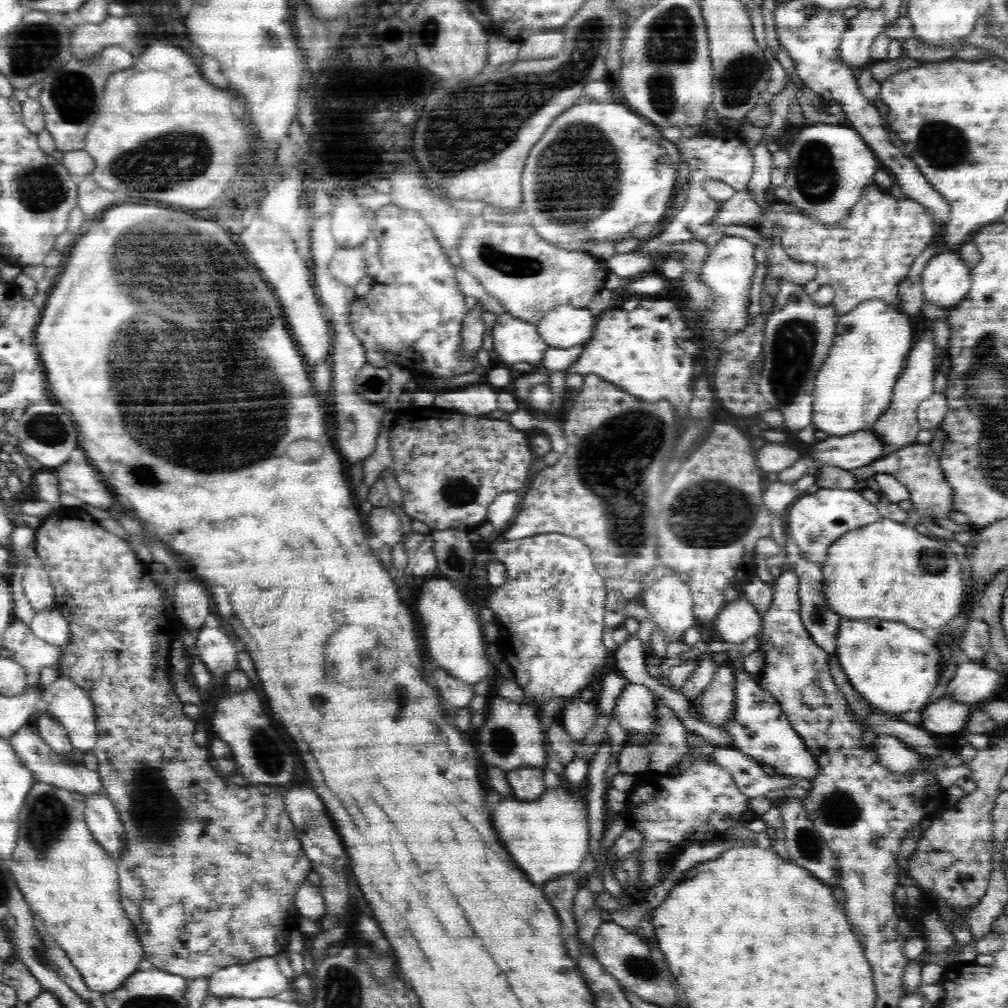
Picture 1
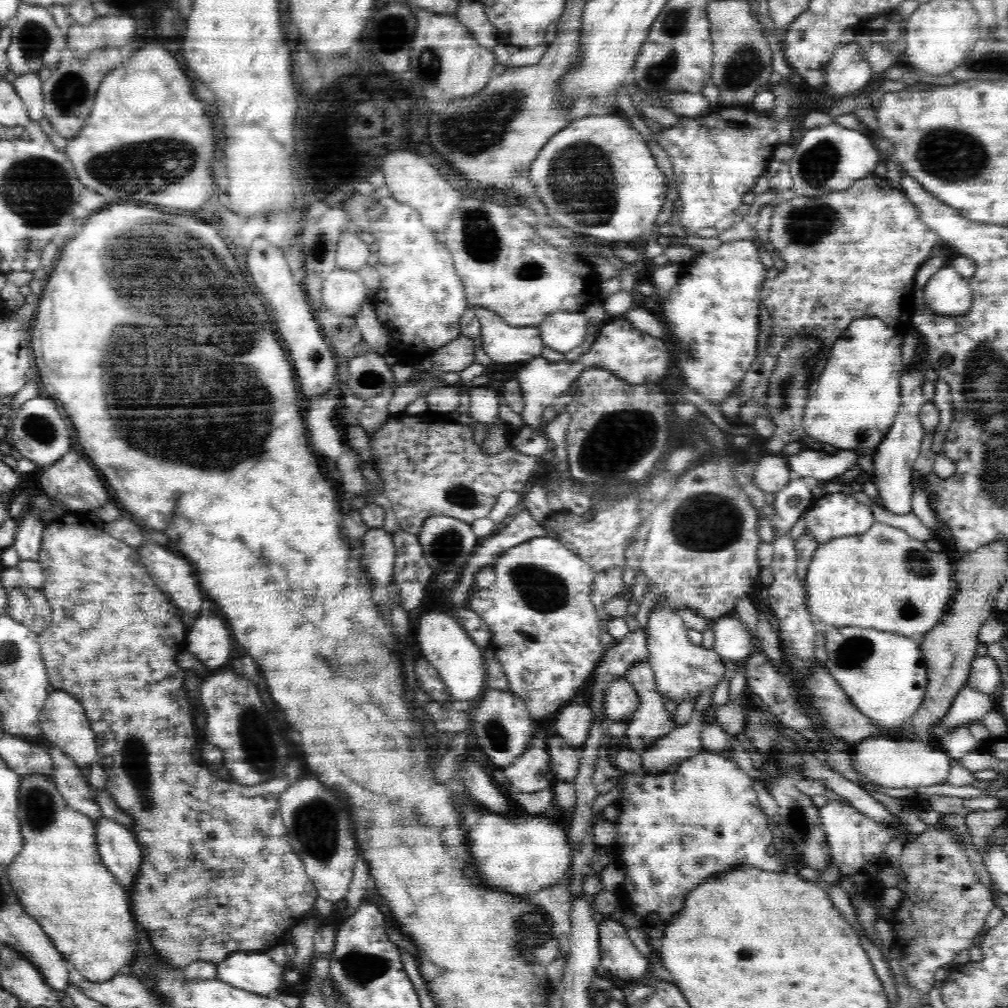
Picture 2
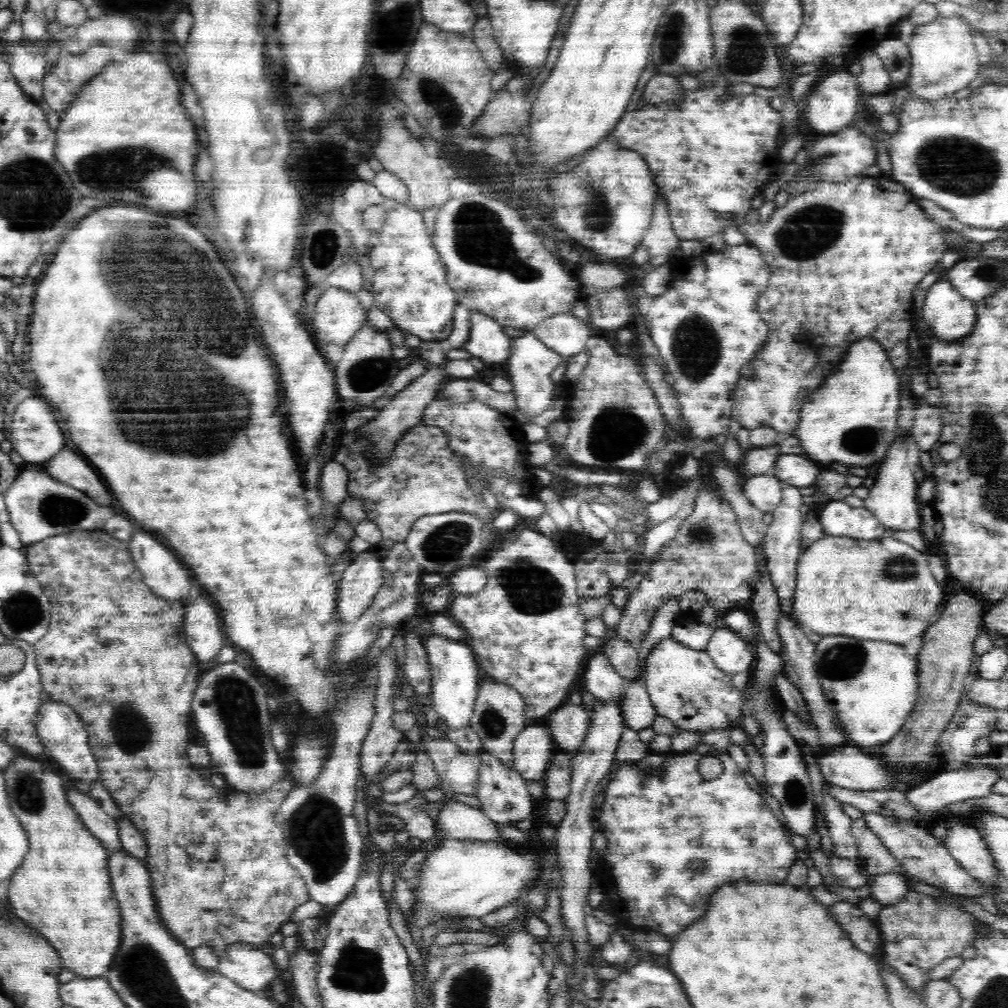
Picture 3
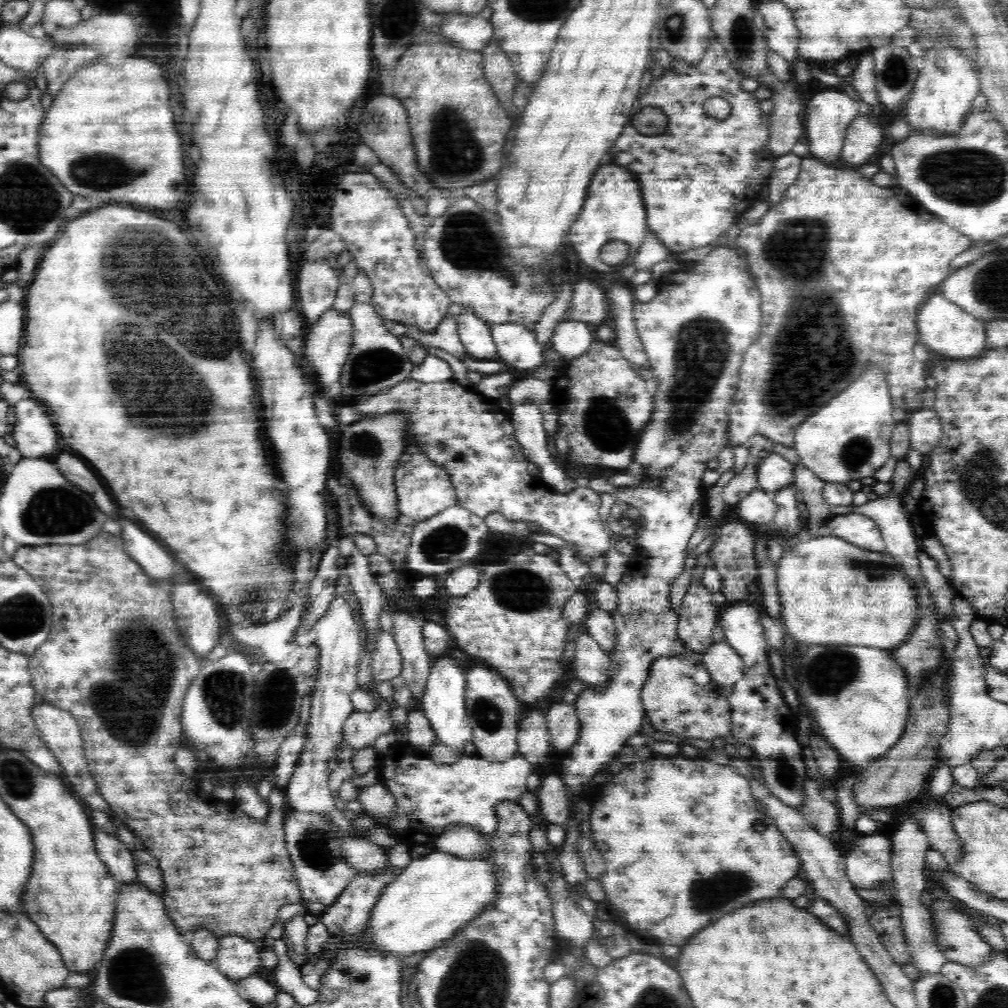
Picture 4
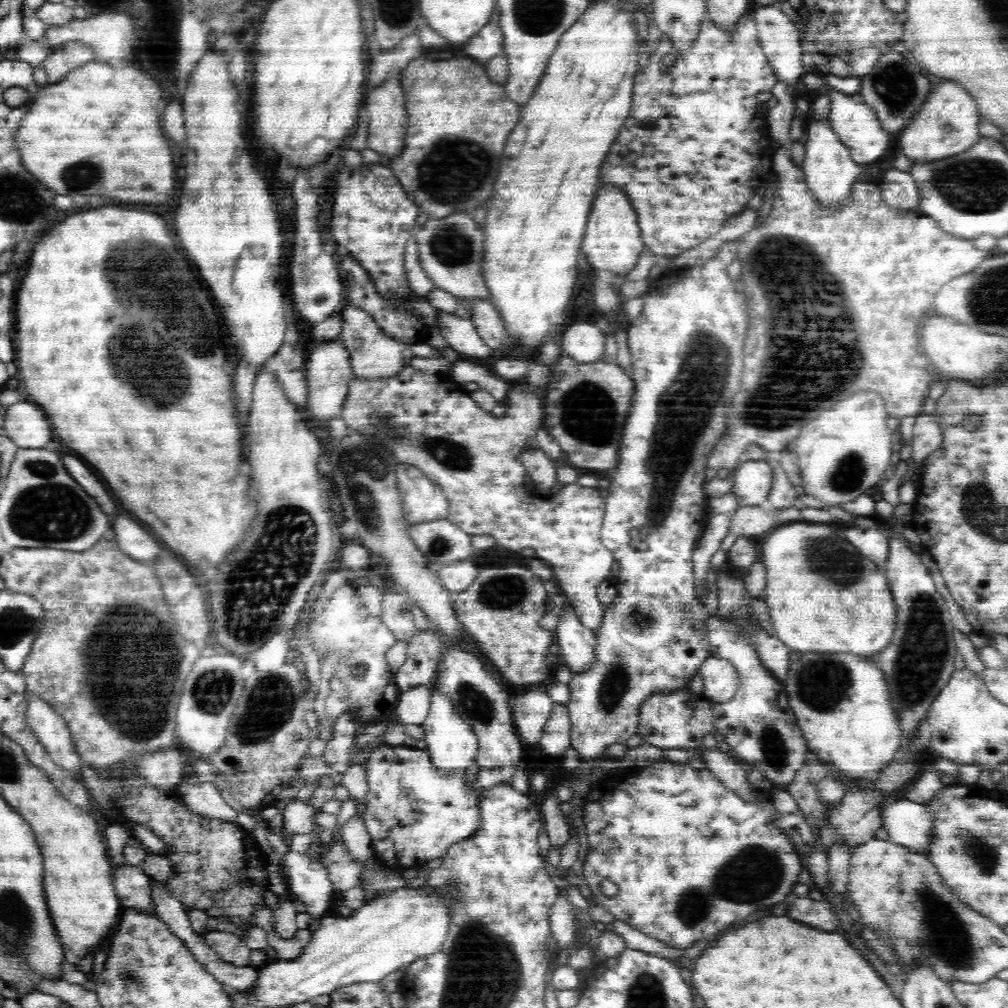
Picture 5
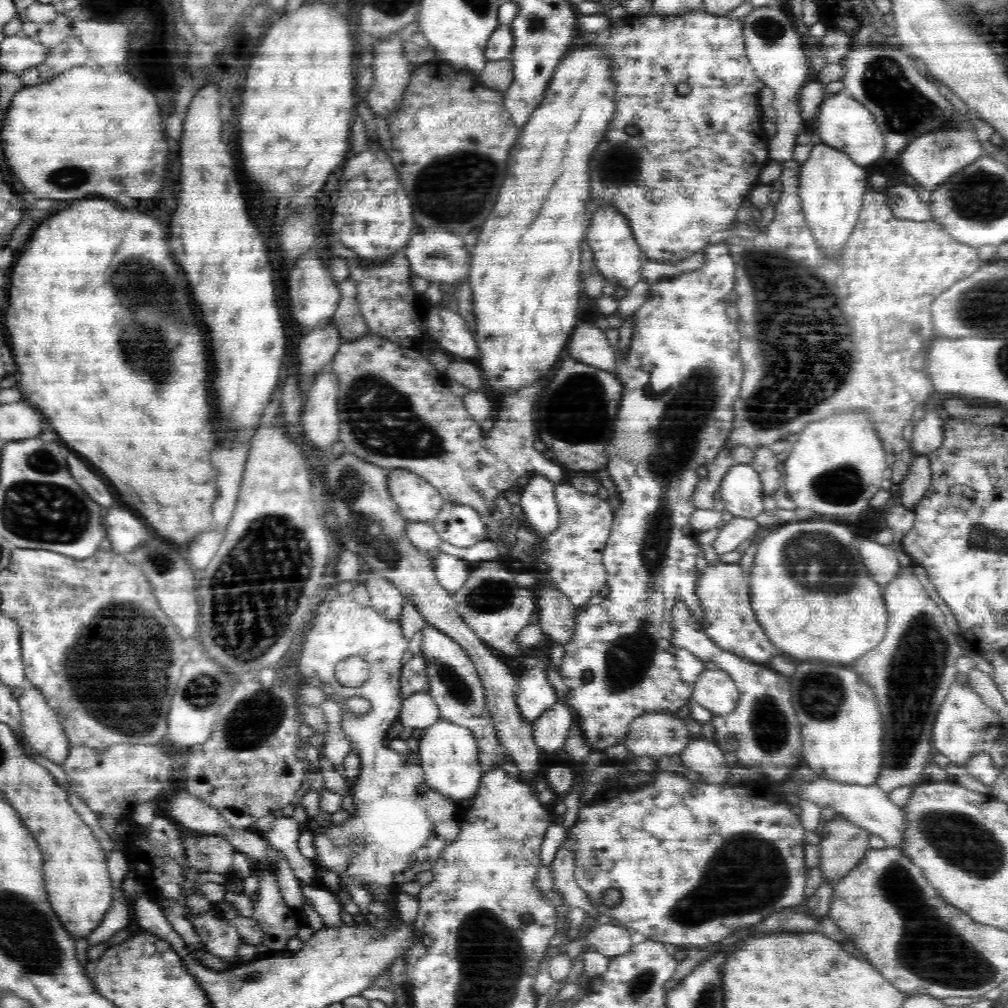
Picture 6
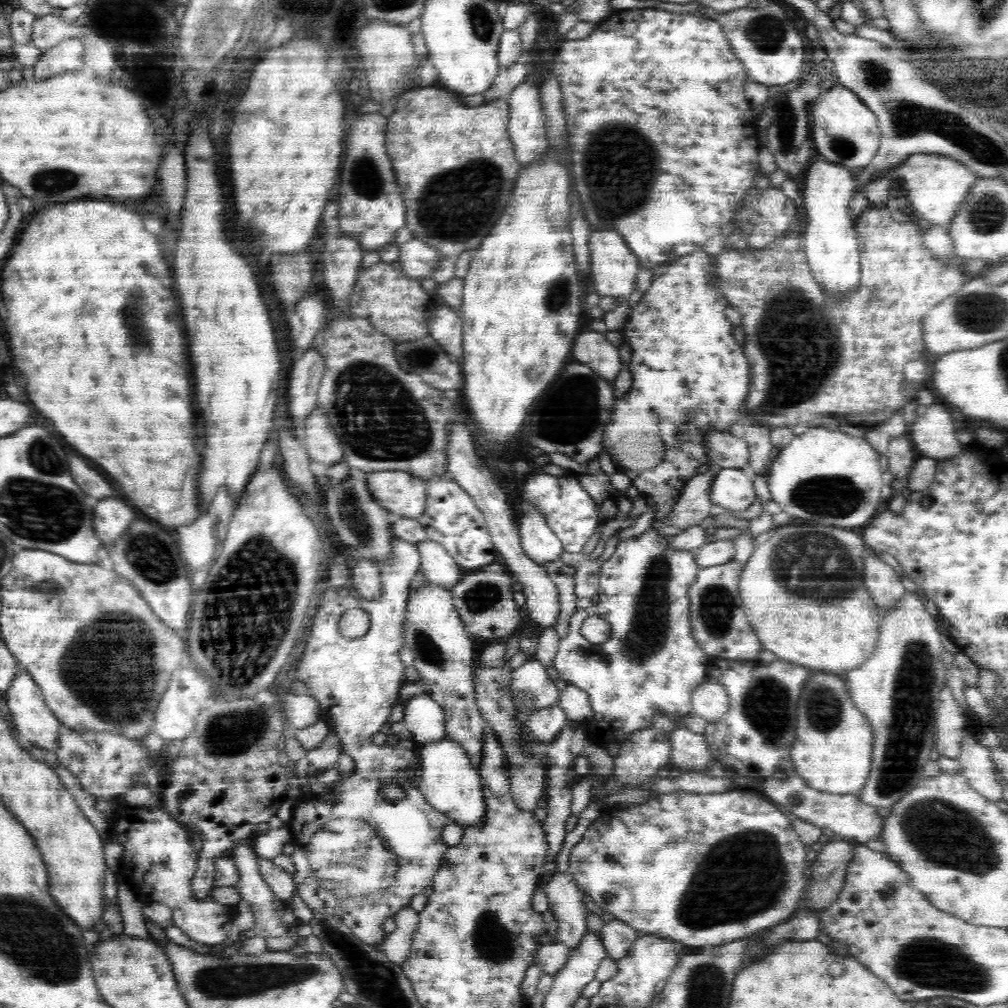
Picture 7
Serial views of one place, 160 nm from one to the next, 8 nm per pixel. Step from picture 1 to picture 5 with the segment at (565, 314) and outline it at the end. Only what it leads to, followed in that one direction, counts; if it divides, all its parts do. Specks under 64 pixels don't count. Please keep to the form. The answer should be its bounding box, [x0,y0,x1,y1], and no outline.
[561,322,605,363]

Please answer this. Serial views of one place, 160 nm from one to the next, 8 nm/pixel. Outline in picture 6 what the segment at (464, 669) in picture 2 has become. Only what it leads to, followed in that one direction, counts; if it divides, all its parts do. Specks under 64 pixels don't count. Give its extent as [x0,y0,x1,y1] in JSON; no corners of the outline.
[419,717,484,805]

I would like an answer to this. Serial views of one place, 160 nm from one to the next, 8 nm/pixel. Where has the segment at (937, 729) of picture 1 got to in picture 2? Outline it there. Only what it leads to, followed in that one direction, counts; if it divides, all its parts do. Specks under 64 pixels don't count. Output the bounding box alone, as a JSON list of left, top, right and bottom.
[938,685,996,728]

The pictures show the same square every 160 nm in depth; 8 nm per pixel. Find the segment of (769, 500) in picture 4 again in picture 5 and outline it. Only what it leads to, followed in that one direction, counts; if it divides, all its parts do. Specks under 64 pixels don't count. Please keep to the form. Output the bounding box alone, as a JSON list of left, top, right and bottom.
[729,506,780,537]

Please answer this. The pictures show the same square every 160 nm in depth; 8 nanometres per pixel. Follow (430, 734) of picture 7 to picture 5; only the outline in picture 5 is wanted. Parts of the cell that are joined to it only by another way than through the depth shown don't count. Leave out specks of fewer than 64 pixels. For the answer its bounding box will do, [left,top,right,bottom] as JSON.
[395,685,432,724]

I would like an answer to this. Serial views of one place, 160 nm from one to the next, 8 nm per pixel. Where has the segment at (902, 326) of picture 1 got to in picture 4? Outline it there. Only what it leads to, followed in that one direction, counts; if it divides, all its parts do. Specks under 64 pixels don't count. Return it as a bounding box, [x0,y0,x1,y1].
[792,366,895,485]

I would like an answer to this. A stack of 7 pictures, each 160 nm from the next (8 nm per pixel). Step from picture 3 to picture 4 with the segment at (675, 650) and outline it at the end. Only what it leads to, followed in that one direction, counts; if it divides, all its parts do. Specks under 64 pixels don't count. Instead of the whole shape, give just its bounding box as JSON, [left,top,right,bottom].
[641,650,731,740]

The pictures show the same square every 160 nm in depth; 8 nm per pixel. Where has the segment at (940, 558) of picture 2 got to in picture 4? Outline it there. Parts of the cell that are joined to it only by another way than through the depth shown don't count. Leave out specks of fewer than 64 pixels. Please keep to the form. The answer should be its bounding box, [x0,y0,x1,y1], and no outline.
[777,532,918,650]

